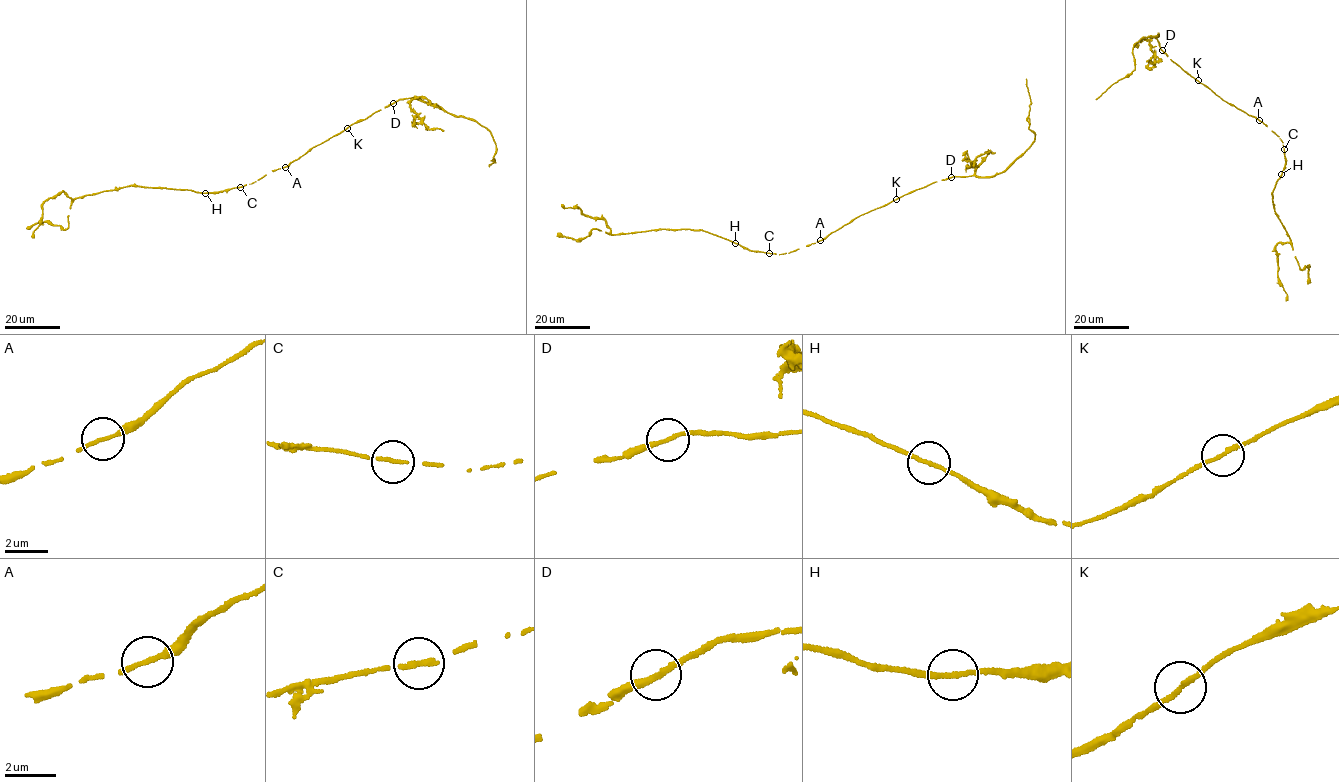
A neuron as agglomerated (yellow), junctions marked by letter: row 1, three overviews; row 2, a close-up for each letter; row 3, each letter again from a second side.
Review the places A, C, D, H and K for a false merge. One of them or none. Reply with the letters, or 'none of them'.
none of them

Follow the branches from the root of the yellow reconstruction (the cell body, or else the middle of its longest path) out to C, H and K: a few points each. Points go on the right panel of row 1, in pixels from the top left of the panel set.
C: (1244, 112), (1279, 136), (1284, 149)
H: (1244, 112), (1267, 126), (1283, 142), (1285, 161), (1282, 174)
K: (1244, 112), (1198, 80)

